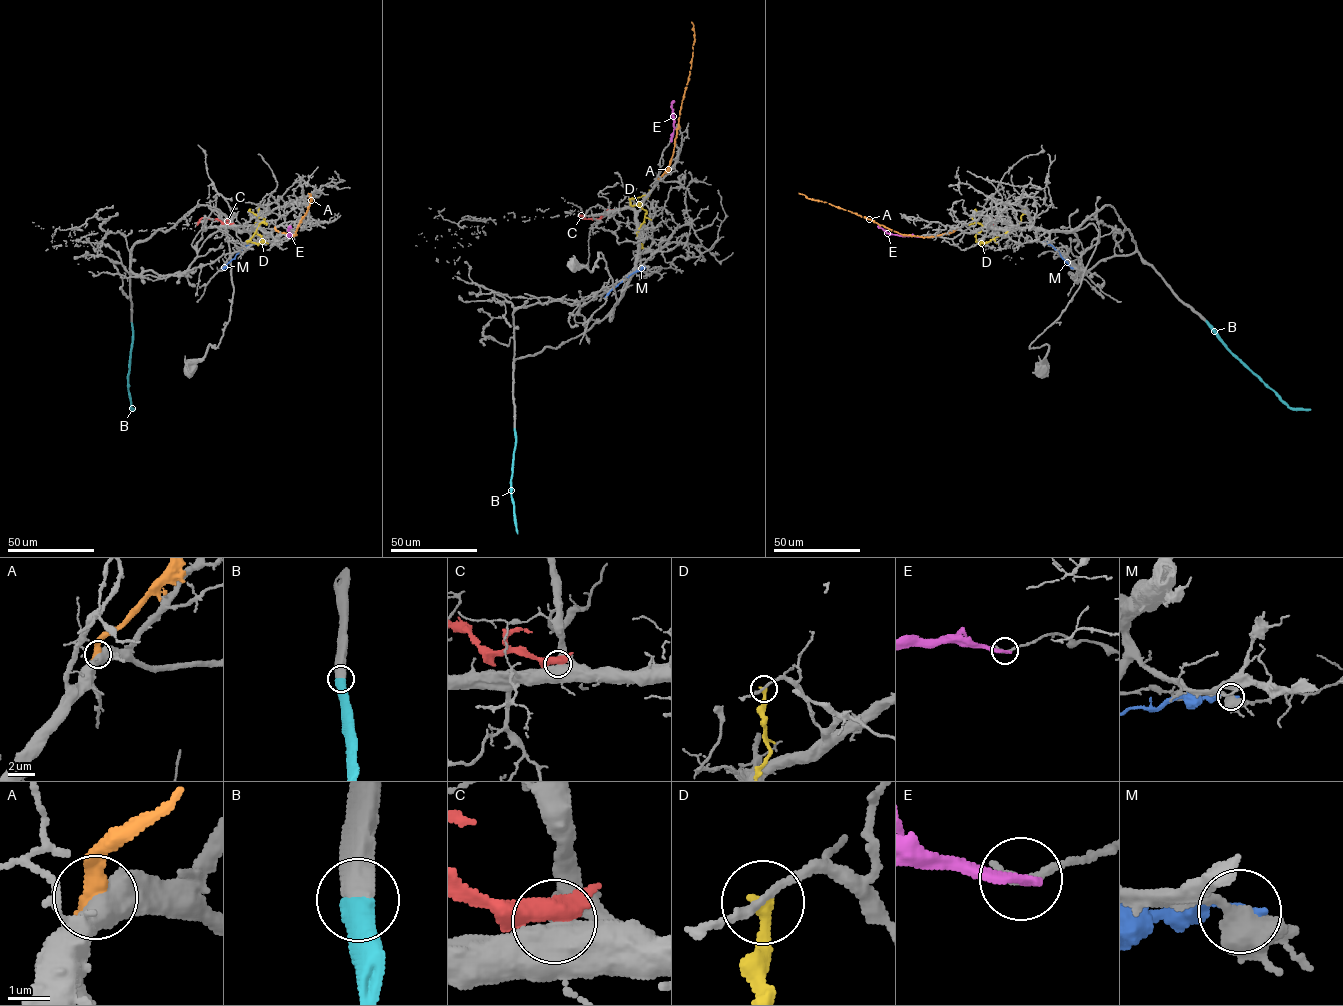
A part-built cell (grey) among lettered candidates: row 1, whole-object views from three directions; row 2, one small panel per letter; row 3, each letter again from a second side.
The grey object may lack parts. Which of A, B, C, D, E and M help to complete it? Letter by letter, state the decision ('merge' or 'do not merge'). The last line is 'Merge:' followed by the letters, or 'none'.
A: do not merge
B: merge
C: do not merge
D: do not merge
E: do not merge
M: do not merge
Merge: B

